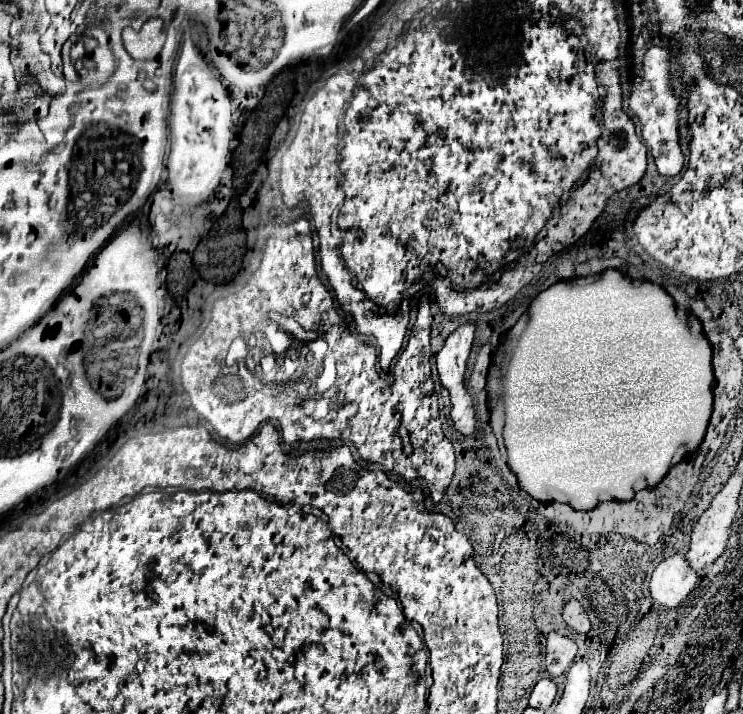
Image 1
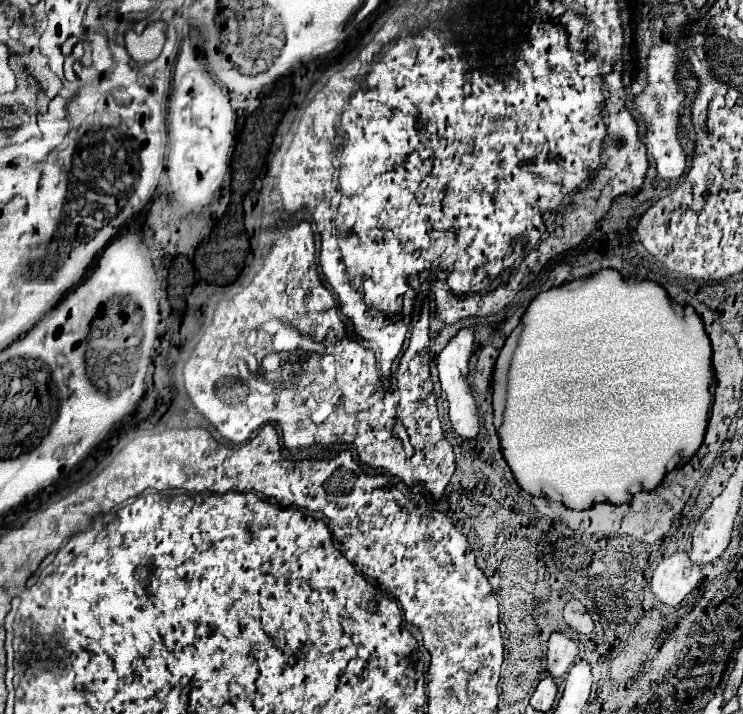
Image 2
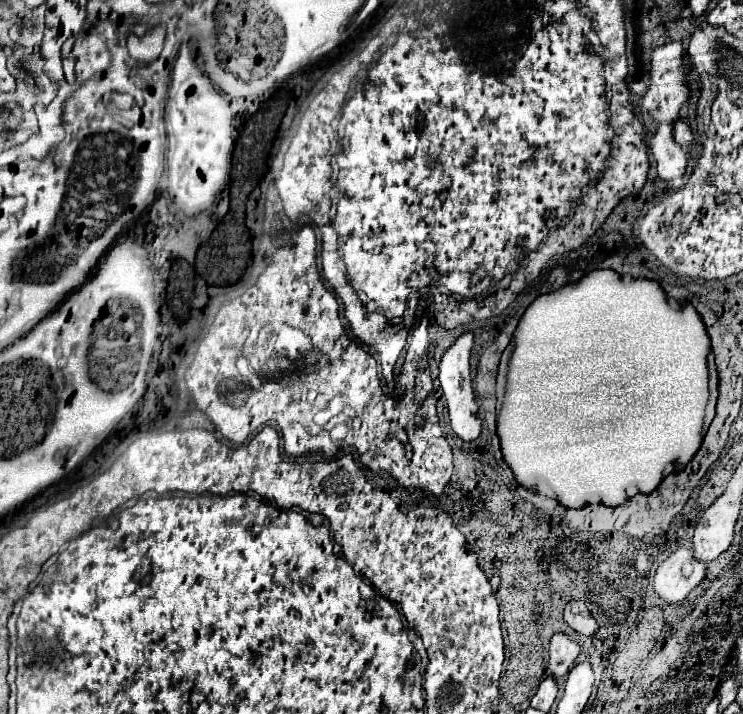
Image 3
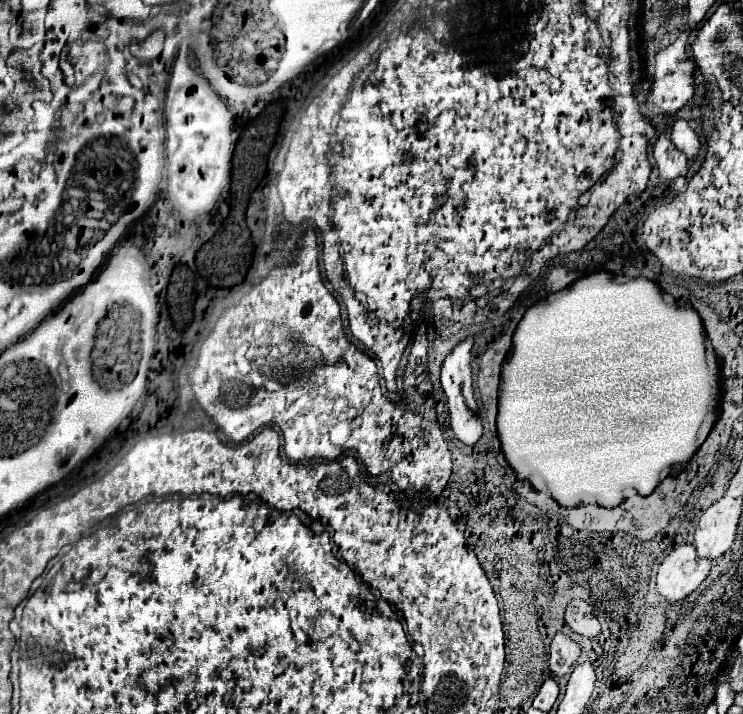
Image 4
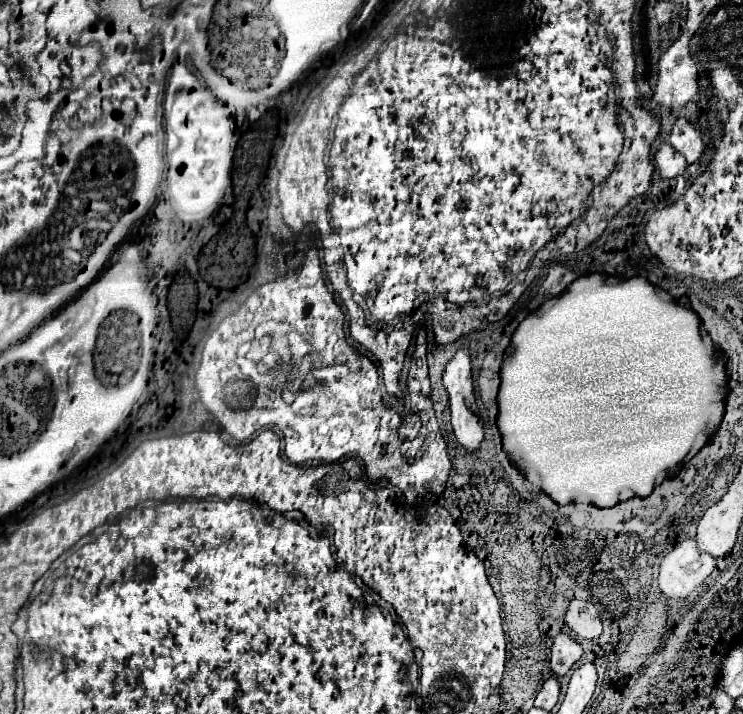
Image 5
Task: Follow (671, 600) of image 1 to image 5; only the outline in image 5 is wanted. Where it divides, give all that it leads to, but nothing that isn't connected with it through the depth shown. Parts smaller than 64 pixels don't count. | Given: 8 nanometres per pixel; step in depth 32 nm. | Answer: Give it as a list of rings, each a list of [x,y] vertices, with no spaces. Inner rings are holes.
[[[696,540],[674,546],[660,564],[658,584],[666,598],[686,598],[716,568],[716,558],[698,550]]]

